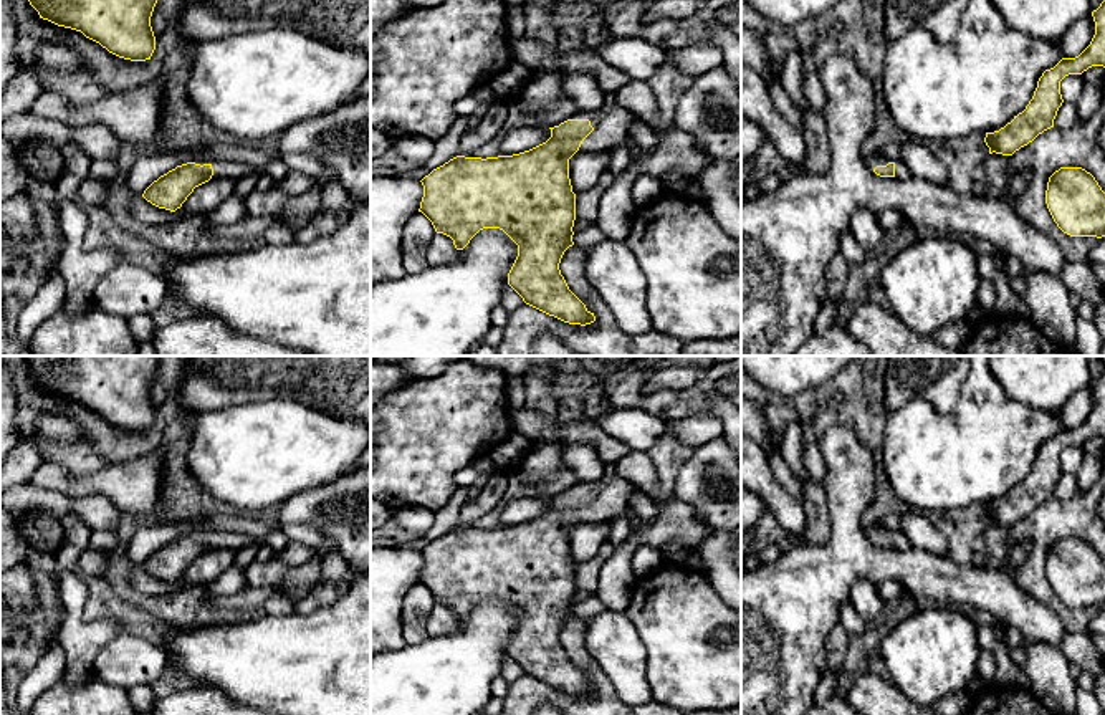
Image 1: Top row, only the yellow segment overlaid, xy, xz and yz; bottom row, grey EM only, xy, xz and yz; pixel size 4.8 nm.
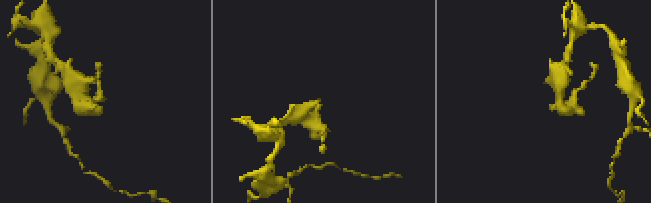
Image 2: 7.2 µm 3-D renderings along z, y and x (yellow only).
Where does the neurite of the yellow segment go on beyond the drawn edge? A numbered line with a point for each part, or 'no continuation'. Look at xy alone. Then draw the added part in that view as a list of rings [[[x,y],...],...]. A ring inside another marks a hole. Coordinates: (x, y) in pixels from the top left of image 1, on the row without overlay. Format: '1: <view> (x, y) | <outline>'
1: xy (222, 538) | [[[208,530],[205,533],[195,533],[195,535],[200,535],[200,536],[210,535],[213,540],[212,549],[227,548],[227,549],[238,551],[240,548],[253,541],[253,538],[250,538],[248,535],[237,533],[233,530]]]

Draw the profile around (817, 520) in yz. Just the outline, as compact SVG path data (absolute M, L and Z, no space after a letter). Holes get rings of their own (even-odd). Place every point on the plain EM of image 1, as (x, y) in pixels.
M814 480L801 482L801 503L806 510L806 531L802 540L824 546L830 538L830 515L825 490Z

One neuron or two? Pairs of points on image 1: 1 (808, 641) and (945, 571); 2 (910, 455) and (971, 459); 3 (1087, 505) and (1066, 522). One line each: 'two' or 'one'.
1: one
2: one
3: one

